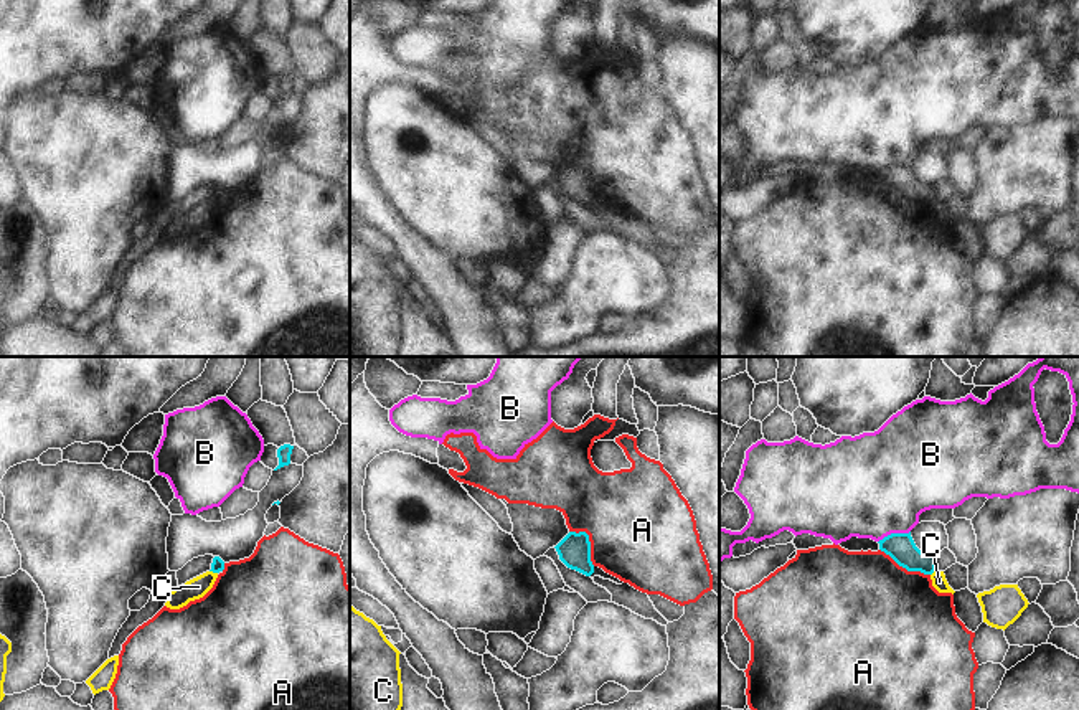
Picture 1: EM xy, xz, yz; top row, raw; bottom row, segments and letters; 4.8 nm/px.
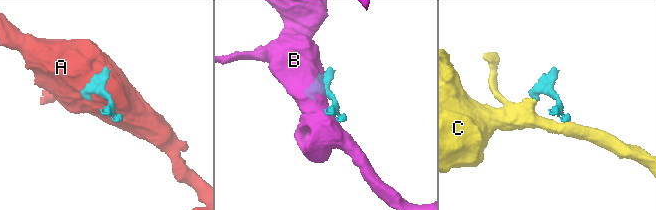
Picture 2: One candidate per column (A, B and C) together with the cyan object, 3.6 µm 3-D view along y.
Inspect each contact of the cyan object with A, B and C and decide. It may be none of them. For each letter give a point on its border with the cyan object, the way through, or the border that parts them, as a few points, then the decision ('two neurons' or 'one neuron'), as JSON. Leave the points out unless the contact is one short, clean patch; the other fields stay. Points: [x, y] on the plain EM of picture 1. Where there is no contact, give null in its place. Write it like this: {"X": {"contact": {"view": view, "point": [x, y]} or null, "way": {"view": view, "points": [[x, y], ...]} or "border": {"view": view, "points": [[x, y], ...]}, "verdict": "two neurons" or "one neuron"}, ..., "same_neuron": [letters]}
{"A": {"contact": {"view": "yz", "point": [904, 197]}, "verdict": "two neurons"}, "B": {"contact": {"view": "yz", "point": [893, 164]}, "verdict": "two neurons"}, "C": {"contact": {"view": "xy", "point": [213, 202]}, "border": {"view": "xy", "points": [[210, 200], [216, 203]]}, "verdict": "two neurons"}, "same_neuron": []}

